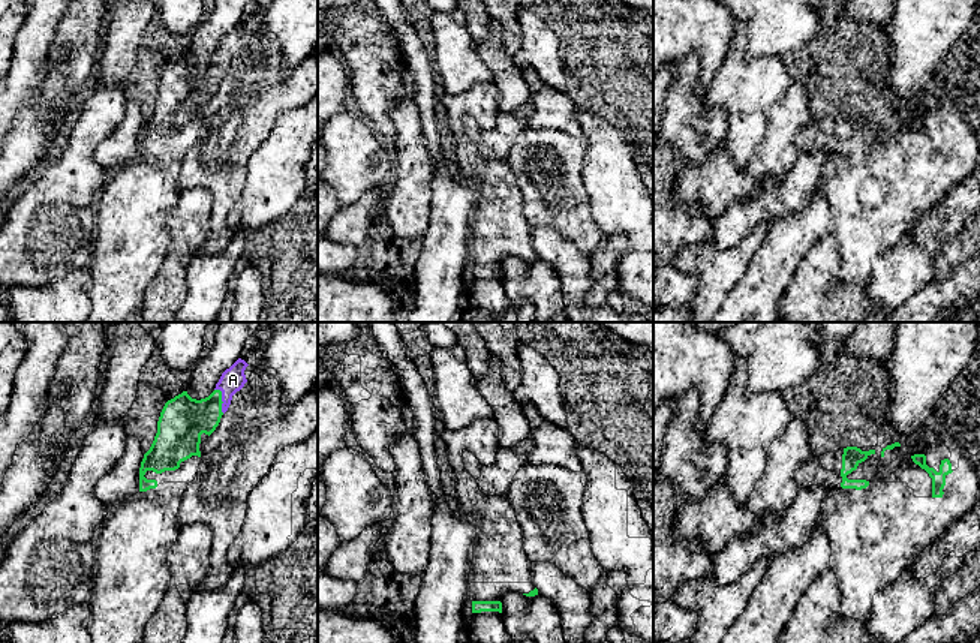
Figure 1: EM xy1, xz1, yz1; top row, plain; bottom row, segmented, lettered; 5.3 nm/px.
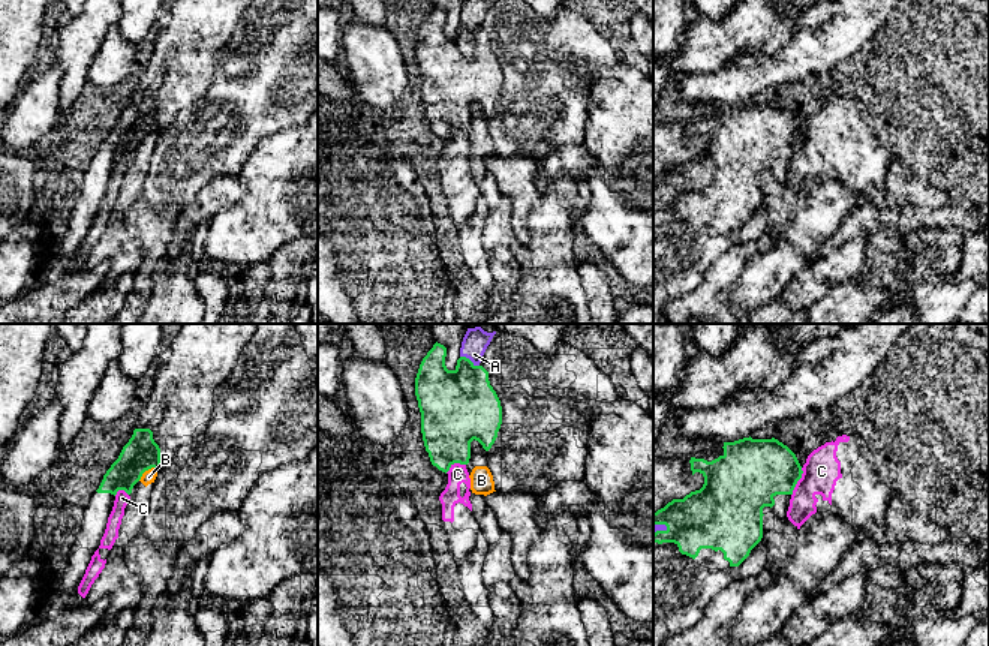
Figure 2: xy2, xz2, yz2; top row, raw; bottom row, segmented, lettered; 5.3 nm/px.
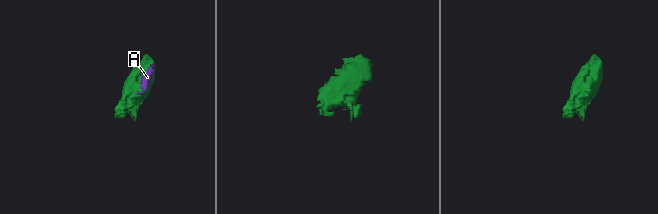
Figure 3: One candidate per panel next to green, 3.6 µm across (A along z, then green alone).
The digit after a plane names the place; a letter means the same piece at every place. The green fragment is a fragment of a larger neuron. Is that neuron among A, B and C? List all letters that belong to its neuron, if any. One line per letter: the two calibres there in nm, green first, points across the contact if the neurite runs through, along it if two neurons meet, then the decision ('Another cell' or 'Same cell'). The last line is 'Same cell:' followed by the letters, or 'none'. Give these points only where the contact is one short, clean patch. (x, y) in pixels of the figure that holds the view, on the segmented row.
A: Thickness 240 nm (green) against 140 nm. Another cell
B: Thickness 190 nm (green) against 70 nm. Boundary: xy2 (155, 468), (149, 468), (138, 480). Another cell
C: Thickness 360 nm (green) against 200 nm. Boundary: yz2 (802, 468), (802, 477), (791, 495). Another cell
Same cell: none

